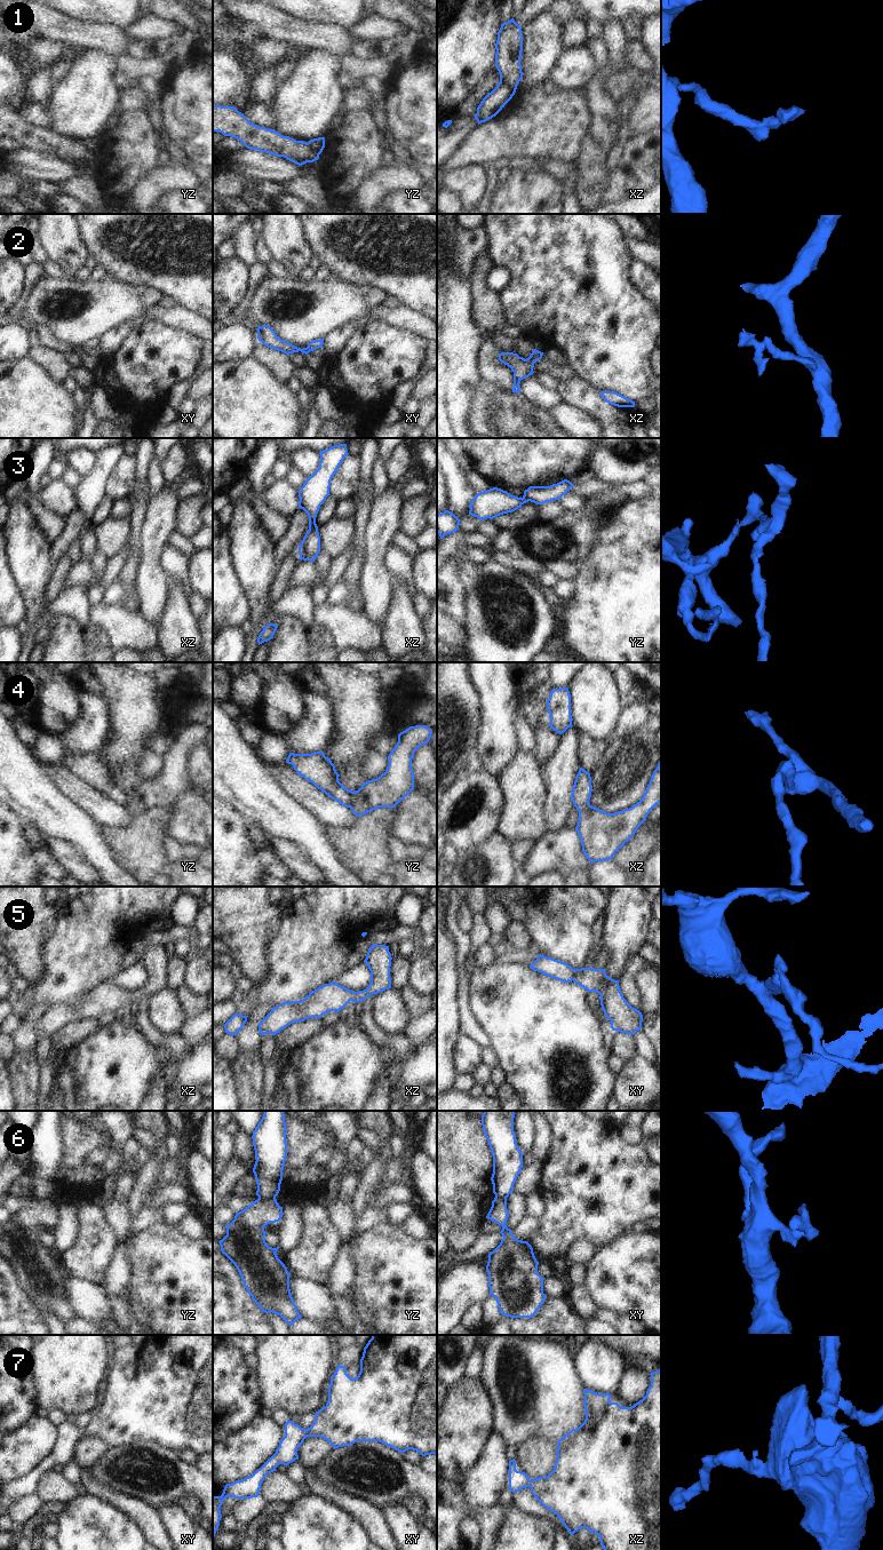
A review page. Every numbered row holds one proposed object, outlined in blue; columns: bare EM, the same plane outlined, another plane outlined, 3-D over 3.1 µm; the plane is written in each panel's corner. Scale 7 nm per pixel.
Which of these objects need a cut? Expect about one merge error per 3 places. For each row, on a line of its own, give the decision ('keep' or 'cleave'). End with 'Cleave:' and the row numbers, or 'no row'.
1: cleave
2: cleave
3: cleave
4: cleave
5: keep
6: cleave
7: keep
Cleave: 1, 2, 3, 4, 6

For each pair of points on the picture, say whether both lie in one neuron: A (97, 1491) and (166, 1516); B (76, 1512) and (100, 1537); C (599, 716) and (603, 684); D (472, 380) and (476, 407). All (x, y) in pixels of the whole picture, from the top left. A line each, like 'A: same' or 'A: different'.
A: different
B: same
C: same
D: different

